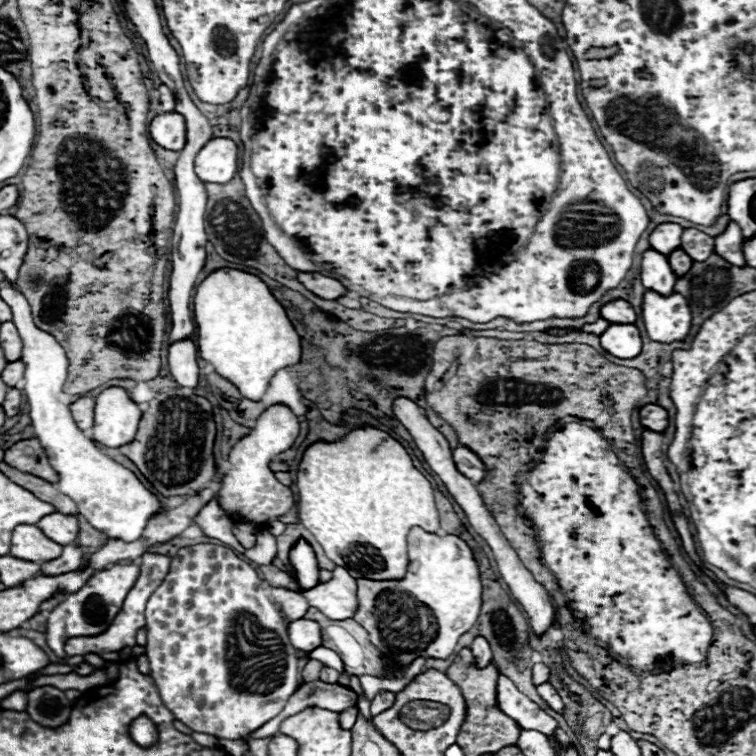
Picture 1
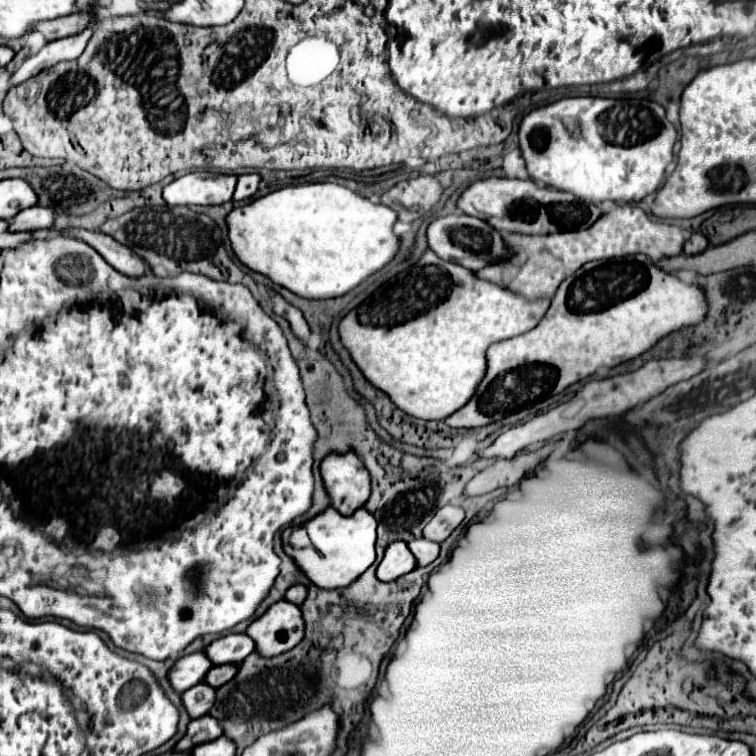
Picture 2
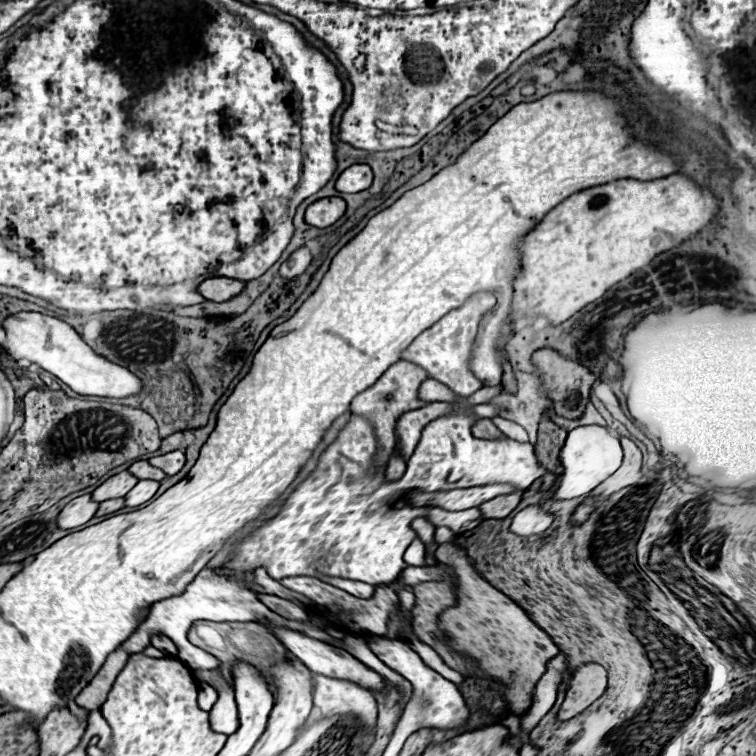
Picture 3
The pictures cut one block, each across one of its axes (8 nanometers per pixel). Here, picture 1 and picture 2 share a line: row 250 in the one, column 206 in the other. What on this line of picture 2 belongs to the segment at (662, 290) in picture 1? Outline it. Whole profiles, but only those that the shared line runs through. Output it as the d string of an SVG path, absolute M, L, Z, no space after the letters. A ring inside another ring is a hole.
M228 634L204 646L202 652L214 666L240 664L240 660L254 652L254 642L246 634Z

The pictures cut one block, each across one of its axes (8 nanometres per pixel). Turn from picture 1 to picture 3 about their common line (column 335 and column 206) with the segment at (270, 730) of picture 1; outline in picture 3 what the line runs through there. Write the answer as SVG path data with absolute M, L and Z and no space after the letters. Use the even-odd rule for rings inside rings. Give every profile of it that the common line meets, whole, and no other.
M205 682L200 683L198 690L199 707L202 708L202 710L206 710L206 712L210 712L216 700L218 700L218 692L216 692L212 686L208 686Z

